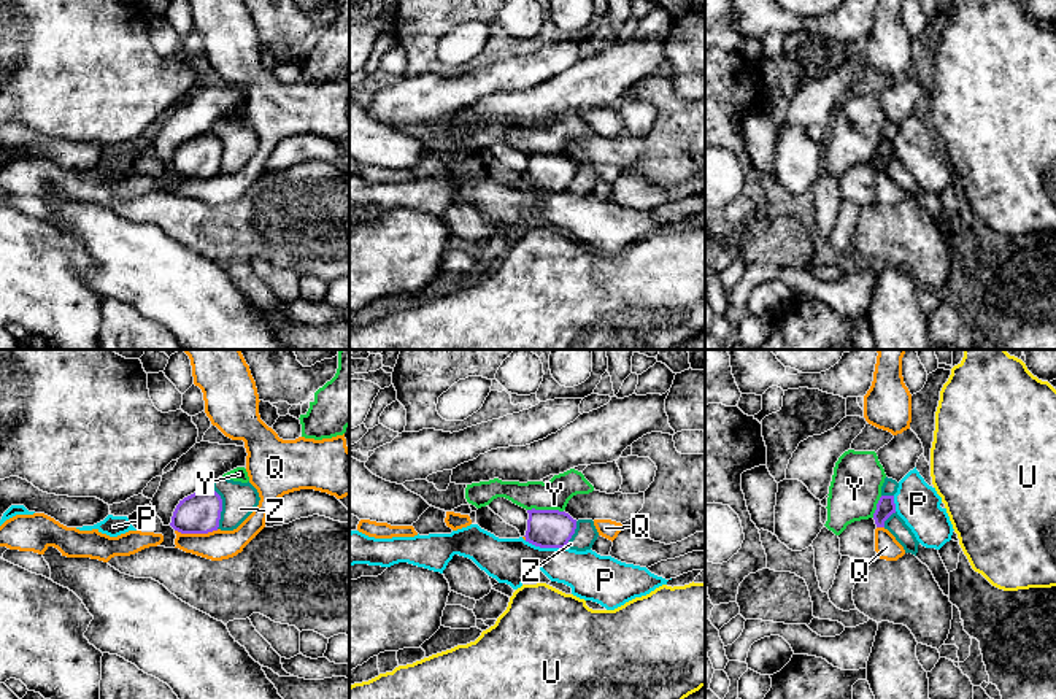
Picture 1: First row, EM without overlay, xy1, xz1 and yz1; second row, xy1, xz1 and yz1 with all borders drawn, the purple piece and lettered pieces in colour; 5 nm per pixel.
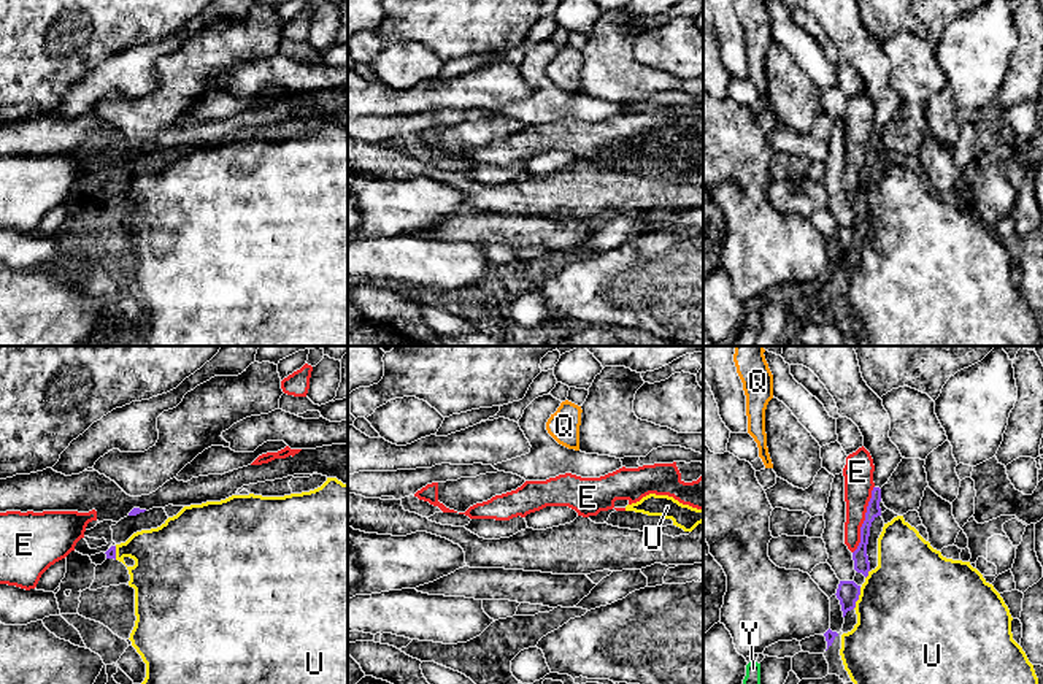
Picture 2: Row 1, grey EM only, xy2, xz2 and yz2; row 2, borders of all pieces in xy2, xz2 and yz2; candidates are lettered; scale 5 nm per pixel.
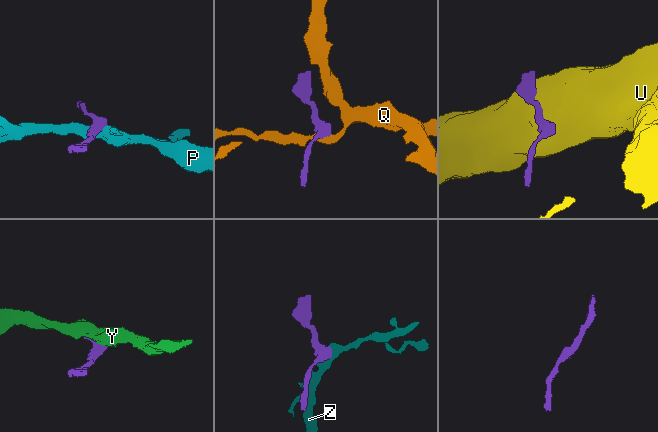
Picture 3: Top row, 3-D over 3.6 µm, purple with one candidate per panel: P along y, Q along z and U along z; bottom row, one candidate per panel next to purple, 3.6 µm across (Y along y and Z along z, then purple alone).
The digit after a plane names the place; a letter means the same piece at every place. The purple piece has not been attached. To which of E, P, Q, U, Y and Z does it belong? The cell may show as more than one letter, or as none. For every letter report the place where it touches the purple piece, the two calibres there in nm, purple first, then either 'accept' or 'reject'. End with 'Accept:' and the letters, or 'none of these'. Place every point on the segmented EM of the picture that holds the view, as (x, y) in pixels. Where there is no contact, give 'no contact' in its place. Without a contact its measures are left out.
E: yz2 (865, 519) | 80/150 nm | reject
P: xz1 (545, 547) | 190/220 nm | reject
Q: xy1 (196, 532) | 200/150 nm | reject
U: yz2 (858, 599) | 120/500 nm | reject
Y: xz1 (545, 510) | 190/160 nm | reject
Z: xy1 (221, 507) | 200/180 nm | reject
Accept: none of these

